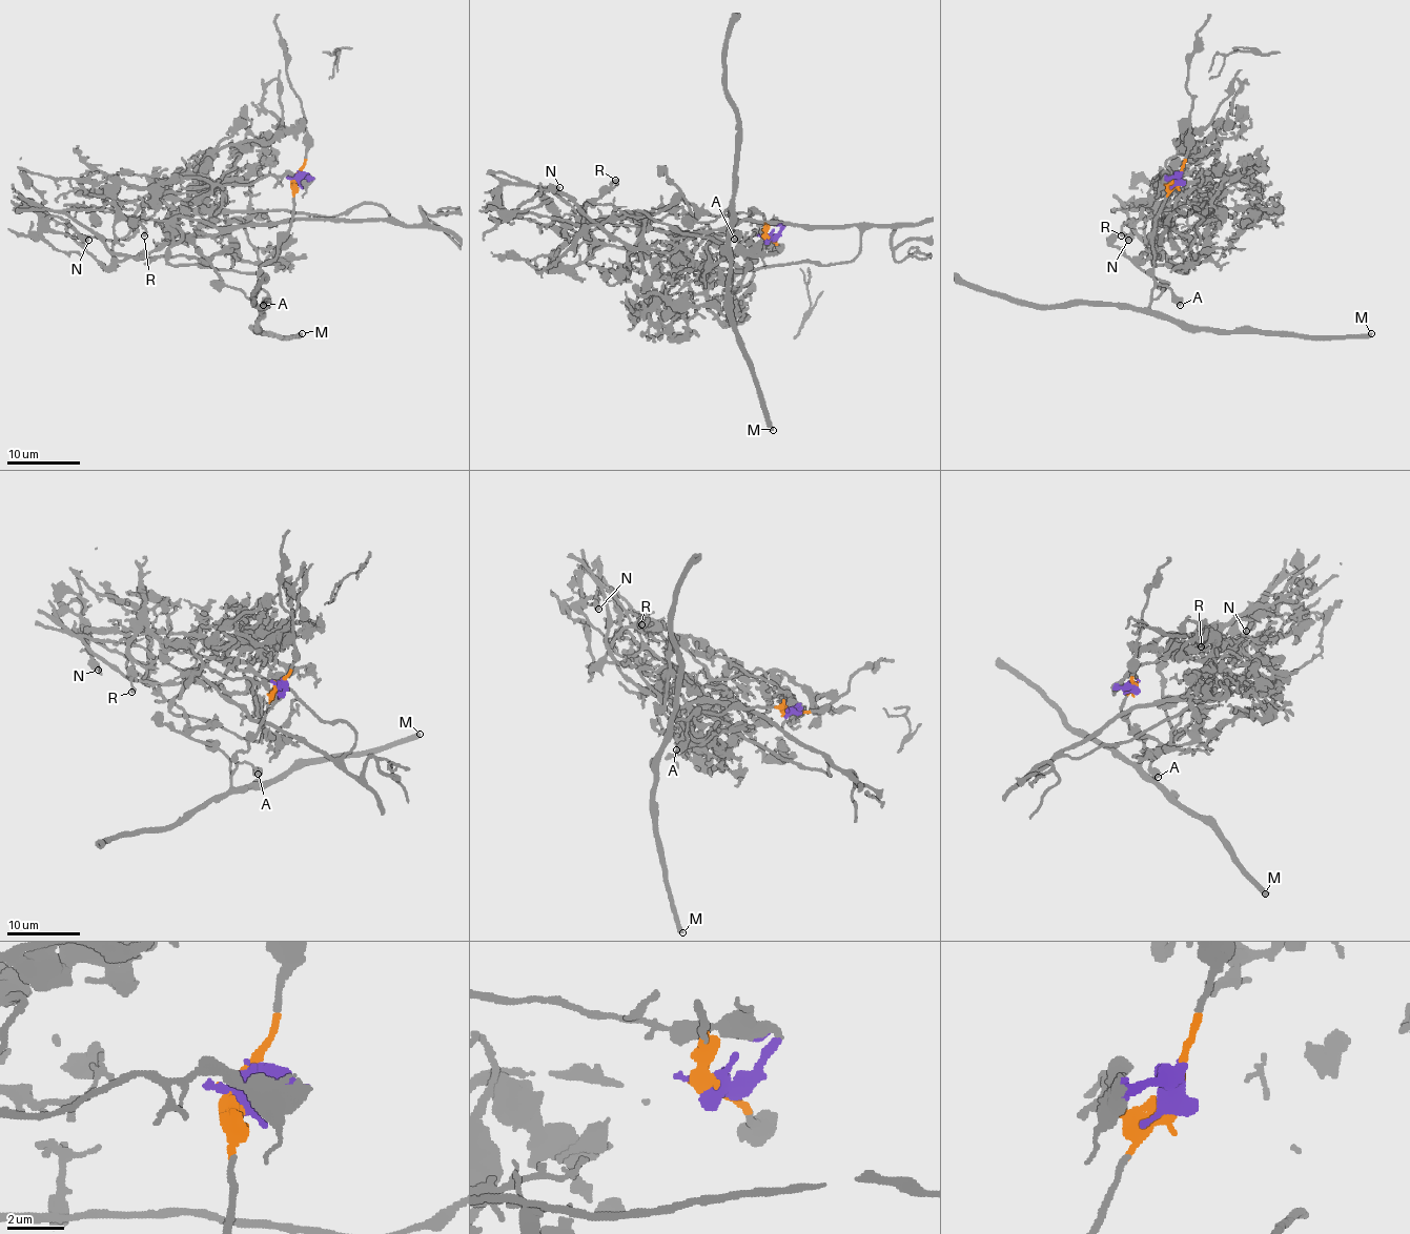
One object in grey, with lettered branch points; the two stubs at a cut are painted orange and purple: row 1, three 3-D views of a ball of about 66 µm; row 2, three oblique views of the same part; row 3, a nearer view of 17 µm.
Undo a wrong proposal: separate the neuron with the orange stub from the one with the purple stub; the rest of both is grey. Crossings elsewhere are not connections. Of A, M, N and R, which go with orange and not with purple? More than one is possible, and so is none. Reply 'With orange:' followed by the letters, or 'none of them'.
With orange: A, M

